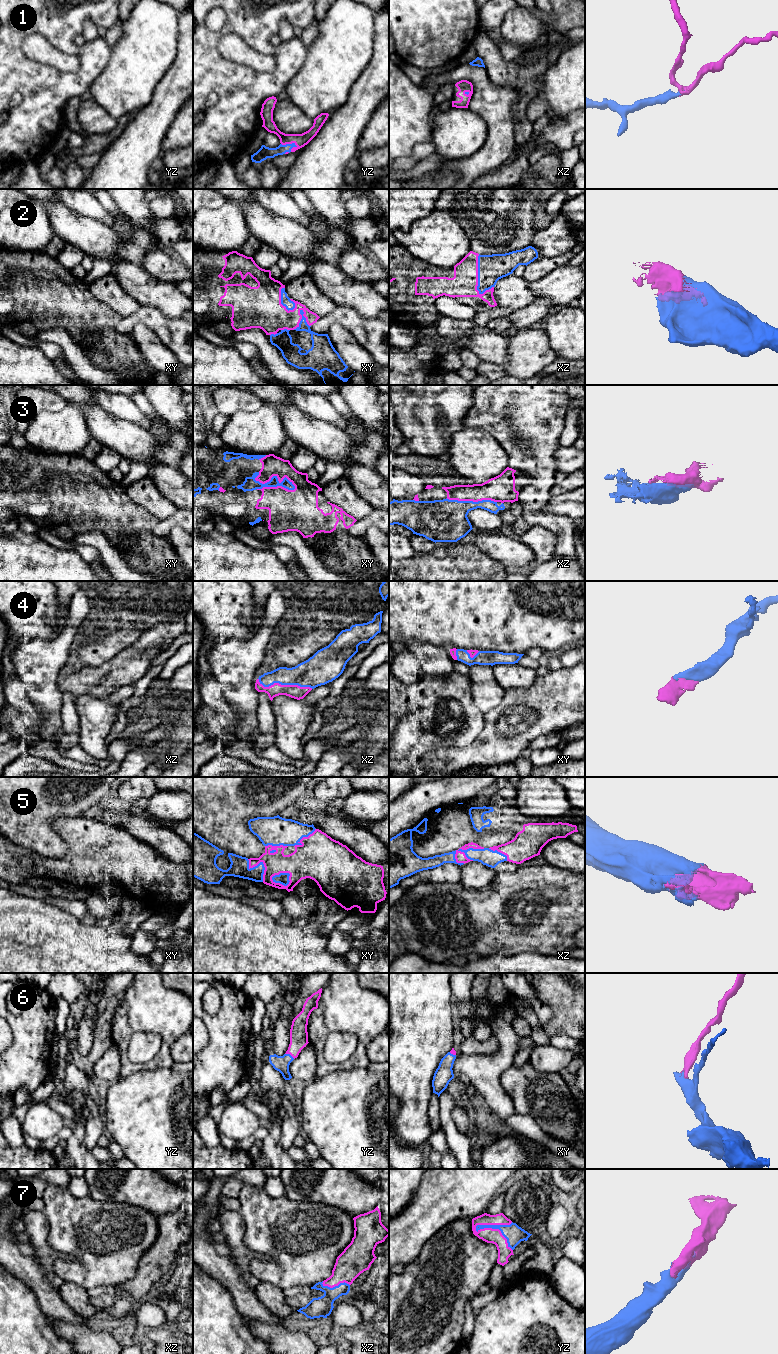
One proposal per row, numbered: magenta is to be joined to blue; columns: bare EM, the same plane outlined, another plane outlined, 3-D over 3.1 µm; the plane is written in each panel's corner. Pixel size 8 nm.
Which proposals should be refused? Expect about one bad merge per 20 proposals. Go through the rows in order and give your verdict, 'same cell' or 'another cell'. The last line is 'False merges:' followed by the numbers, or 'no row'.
1: same cell
2: same cell
3: same cell
4: same cell
5: same cell
6: same cell
7: same cell
False merges: no row

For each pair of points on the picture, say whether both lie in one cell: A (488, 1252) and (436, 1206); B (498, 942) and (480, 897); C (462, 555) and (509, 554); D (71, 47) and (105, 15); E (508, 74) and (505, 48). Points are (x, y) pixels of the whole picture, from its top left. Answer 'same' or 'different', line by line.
A: different
B: same
C: different
D: same
E: different

